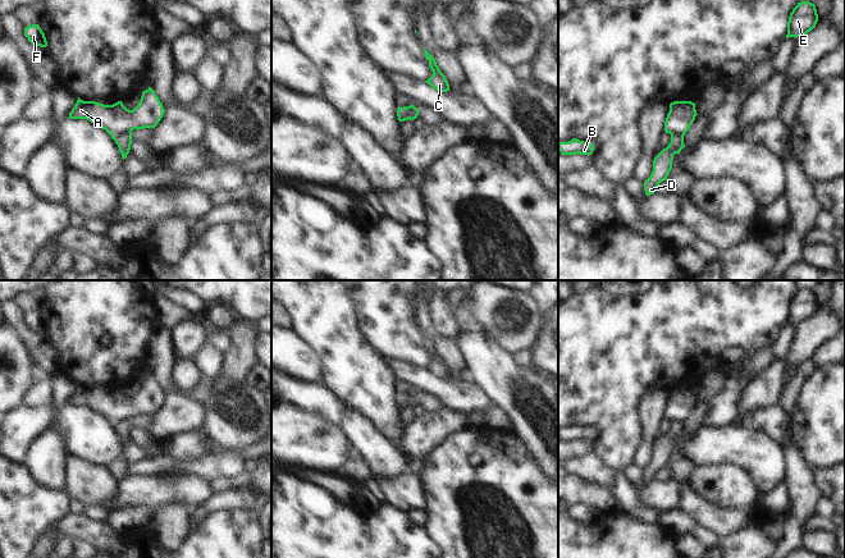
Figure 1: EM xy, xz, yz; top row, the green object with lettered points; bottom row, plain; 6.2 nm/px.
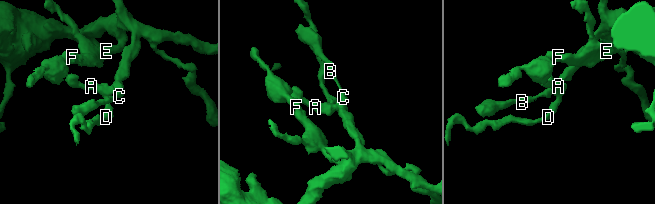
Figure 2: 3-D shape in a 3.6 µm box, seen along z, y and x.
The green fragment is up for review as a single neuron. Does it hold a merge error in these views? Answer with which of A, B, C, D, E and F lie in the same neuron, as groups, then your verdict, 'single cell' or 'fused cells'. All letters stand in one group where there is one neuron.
groups A B C E F / D; fused cells

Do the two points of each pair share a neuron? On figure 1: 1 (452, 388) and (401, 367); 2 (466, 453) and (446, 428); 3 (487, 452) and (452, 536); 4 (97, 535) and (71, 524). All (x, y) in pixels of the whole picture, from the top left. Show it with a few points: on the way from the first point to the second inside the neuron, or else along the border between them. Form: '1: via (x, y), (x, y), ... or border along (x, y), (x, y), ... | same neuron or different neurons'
1: via (439, 387), (414, 374) | same neuron
2: border along (469, 426), (452, 433), (430, 454) | different neurons
3: via (471, 472), (453, 492), (453, 516) | same neuron
4: via (91, 530), (77, 525) | same neuron

